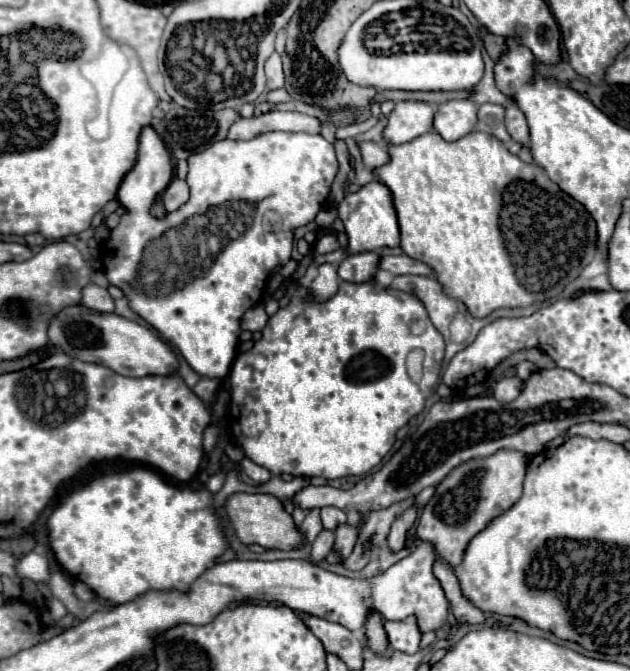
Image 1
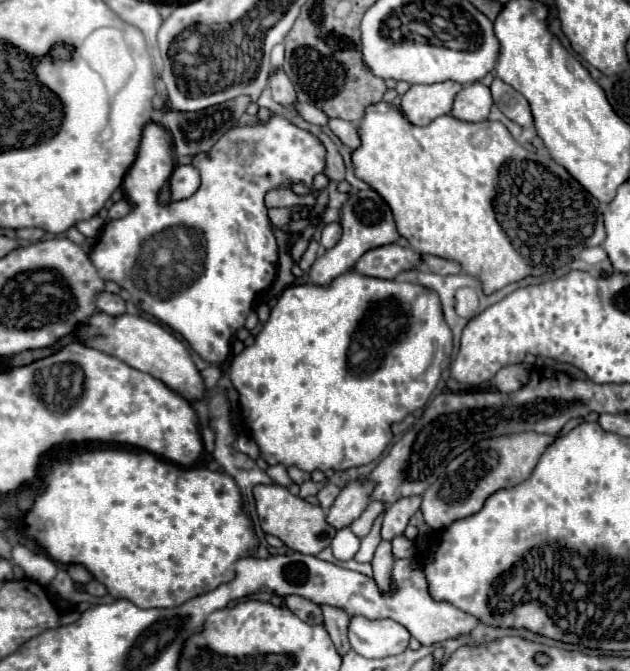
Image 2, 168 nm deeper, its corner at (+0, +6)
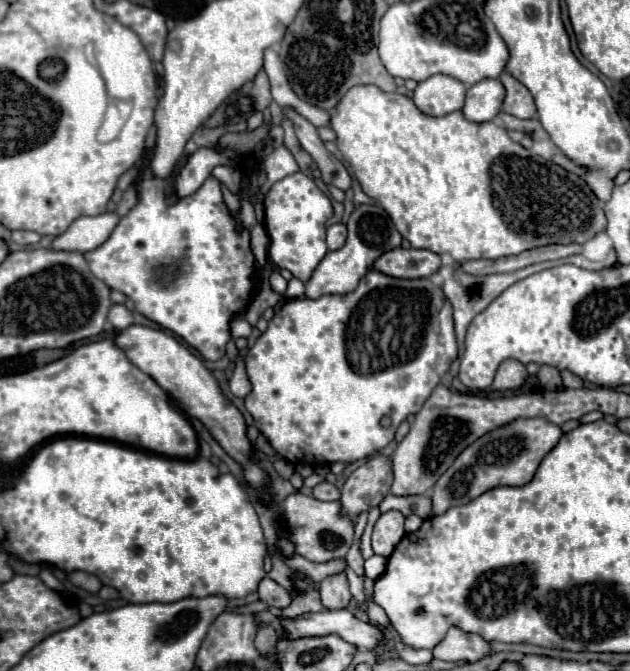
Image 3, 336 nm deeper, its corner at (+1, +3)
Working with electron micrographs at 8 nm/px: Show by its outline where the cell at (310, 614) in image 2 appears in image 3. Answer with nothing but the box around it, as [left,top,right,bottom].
[258,576,292,608]

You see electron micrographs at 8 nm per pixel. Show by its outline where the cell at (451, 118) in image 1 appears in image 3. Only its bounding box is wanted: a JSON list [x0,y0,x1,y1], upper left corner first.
[464,78,504,122]

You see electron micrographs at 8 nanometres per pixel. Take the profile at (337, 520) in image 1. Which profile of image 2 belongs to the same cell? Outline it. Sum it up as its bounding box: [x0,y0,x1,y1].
[317,483,339,511]

